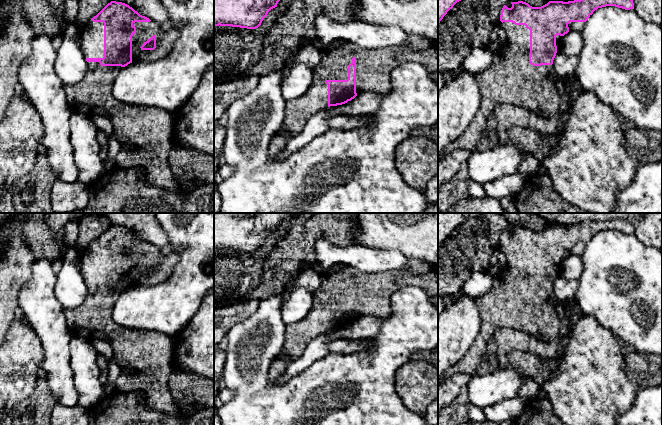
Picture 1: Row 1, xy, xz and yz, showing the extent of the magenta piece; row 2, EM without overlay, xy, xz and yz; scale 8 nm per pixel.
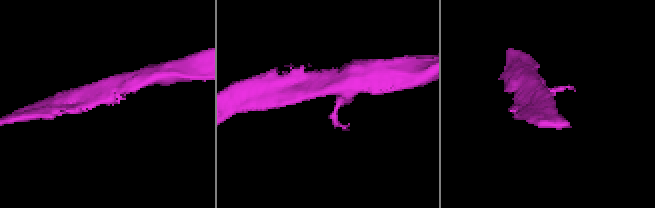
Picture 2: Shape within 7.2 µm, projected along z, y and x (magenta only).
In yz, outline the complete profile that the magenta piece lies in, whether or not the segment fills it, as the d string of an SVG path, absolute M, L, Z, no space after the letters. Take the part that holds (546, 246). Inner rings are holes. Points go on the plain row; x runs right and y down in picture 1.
M623 219L586 221L568 226L549 225L541 231L532 231L523 225L511 228L511 232L504 229L500 239L500 245L507 257L506 266L501 272L494 274L490 290L475 299L481 316L479 334L465 356L438 380L438 386L445 378L457 373L473 376L487 350L490 338L499 328L512 328L549 342L560 335L564 318L569 319L572 327L584 313L578 304L571 300L562 301L554 293L553 284L560 275L562 261L569 255L581 257L587 243L598 232L615 230L625 234L634 233L633 224Z

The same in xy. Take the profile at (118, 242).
M111 225L81 252L80 271L88 293L79 306L65 310L67 327L73 336L108 341L113 349L113 359L120 368L138 373L137 376L121 373L116 380L117 391L143 391L147 396L148 408L171 416L181 413L168 387L174 351L172 338L158 331L119 326L112 319L112 311L125 290L136 285L154 286L164 282L177 261L176 254L162 257L158 247L140 239L125 227Z

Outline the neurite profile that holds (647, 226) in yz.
M537 213L549 225L574 225L586 221L623 219L631 222L634 234L645 246L662 251L662 213Z

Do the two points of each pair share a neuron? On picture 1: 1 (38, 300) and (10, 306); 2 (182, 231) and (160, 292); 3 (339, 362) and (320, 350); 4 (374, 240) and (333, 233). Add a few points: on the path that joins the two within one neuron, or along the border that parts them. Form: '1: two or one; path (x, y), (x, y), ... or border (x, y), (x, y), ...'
1: two; border (26, 282), (19, 292), (18, 309), (20, 314)
2: one; path (190, 247), (190, 265), (176, 279)
3: two; border (329, 353), (316, 359), (307, 367)
4: two; border (353, 223), (353, 238), (358, 244)

